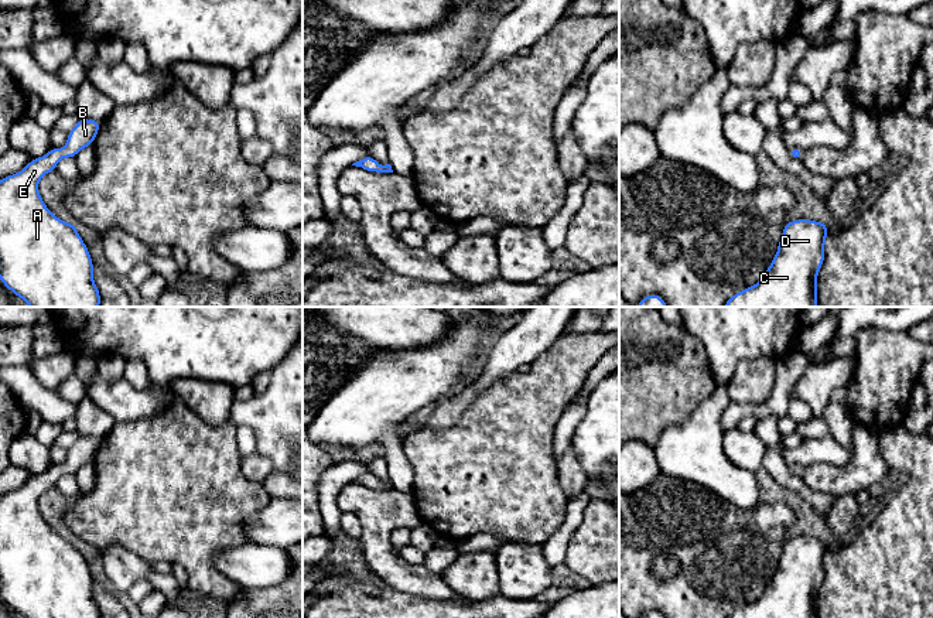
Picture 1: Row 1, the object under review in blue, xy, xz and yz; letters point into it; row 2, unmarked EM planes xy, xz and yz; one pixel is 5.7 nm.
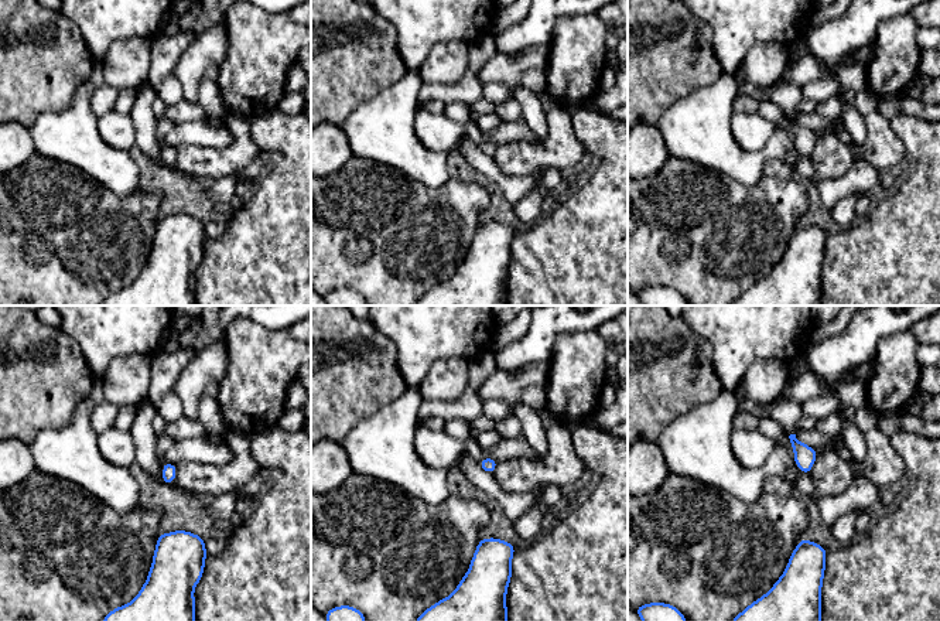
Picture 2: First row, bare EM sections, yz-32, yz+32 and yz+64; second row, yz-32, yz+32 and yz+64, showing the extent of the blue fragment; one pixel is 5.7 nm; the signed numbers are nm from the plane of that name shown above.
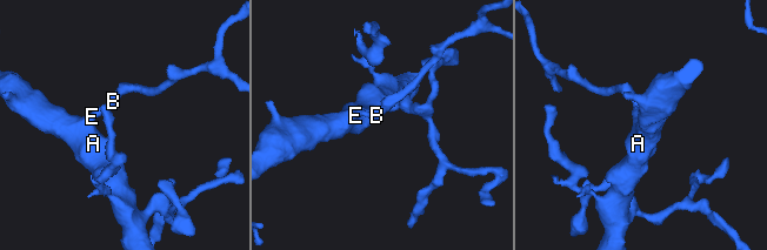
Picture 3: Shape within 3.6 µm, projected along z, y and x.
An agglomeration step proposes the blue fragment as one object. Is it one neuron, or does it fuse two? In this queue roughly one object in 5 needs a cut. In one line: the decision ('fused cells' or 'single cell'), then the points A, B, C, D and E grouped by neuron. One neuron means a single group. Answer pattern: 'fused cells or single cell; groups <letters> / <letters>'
single cell; groups A B C D E

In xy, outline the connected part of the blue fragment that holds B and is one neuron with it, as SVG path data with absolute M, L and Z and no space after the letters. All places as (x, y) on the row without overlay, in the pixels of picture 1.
M79 436L66 461L31 477L21 488L0 496L0 597L24 618L100 618L93 578L75 540L57 535L41 516L40 496L55 488L61 475L74 475L93 461L100 438Z

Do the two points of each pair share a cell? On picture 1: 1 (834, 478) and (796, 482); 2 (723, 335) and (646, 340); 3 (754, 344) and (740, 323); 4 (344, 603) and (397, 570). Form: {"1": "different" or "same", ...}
{"1": "different", "2": "different", "3": "same", "4": "different"}

